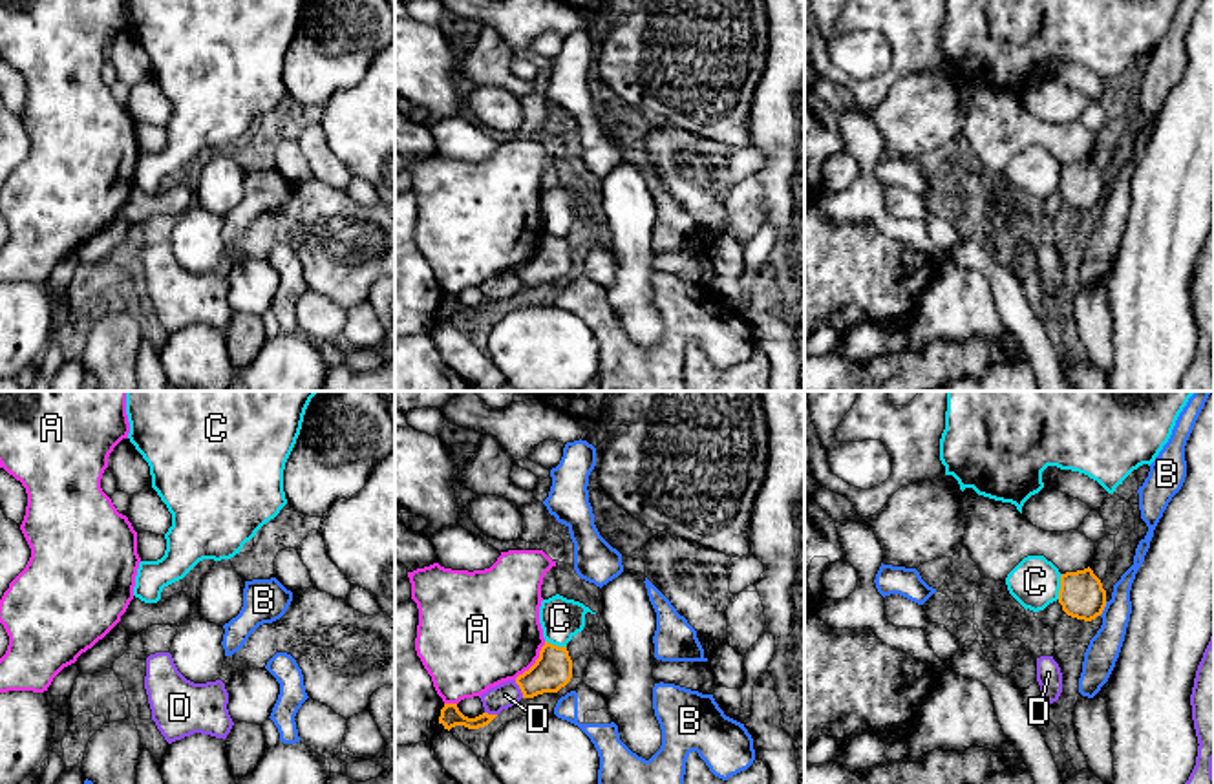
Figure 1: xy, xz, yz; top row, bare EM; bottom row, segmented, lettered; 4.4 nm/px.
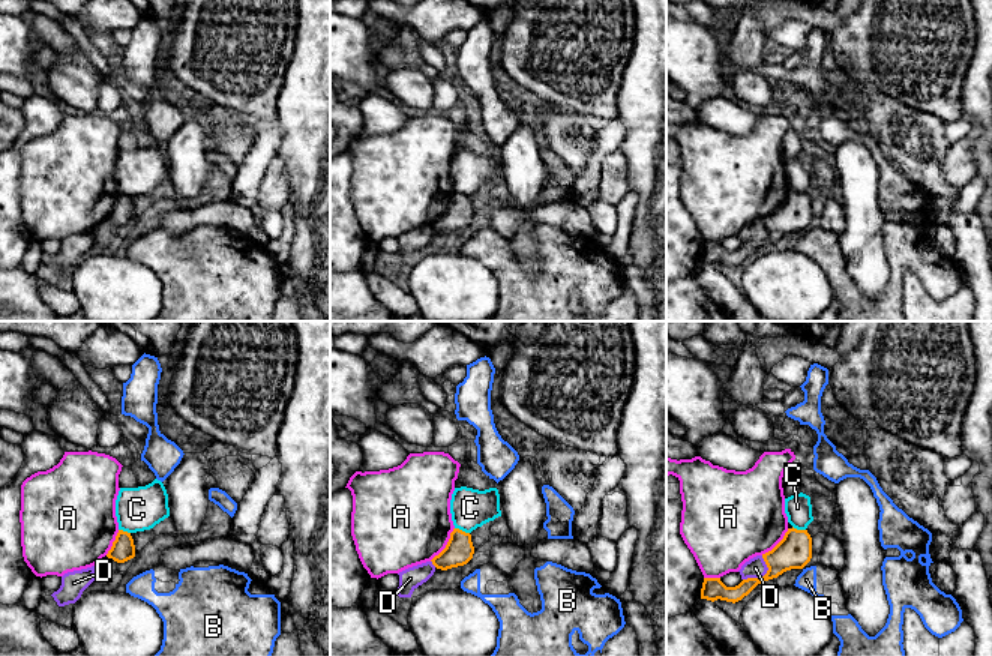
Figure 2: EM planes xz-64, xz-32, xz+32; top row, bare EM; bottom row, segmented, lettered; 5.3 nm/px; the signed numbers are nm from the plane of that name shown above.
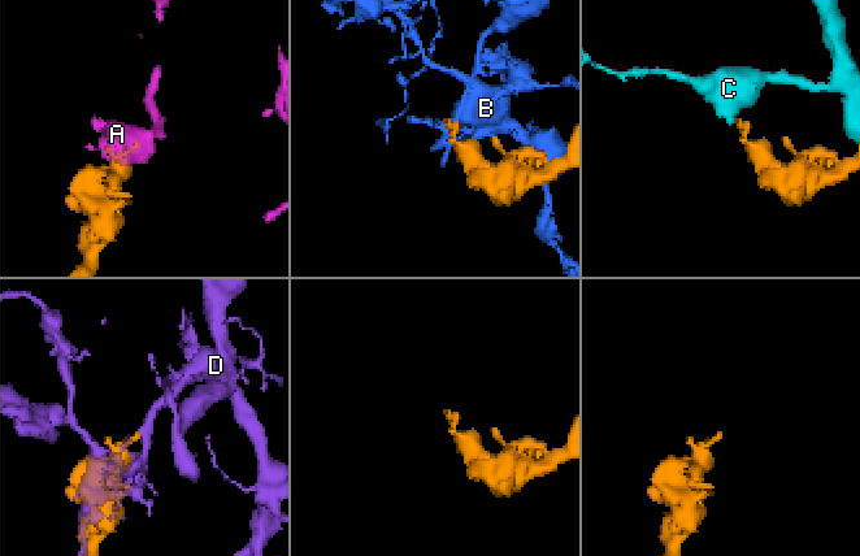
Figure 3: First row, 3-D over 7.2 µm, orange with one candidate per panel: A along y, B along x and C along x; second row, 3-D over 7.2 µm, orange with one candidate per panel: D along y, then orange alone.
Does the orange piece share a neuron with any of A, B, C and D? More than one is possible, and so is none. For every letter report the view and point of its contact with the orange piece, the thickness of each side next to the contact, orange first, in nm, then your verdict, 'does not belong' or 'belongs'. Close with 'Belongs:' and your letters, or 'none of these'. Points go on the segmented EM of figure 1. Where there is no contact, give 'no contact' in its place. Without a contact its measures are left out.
A: xz (536, 662) | 170/460 nm | does not belong
B: yz (1103, 609) | 200/140 nm | does not belong
C: yz (1061, 587) | 200/220 nm | does not belong
D: xz (520, 688) | 170/110 nm | does not belong
Belongs: none of these

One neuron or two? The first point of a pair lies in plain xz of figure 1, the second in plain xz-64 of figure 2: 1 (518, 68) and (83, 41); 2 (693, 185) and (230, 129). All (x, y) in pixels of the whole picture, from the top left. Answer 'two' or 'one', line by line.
1: one
2: one

